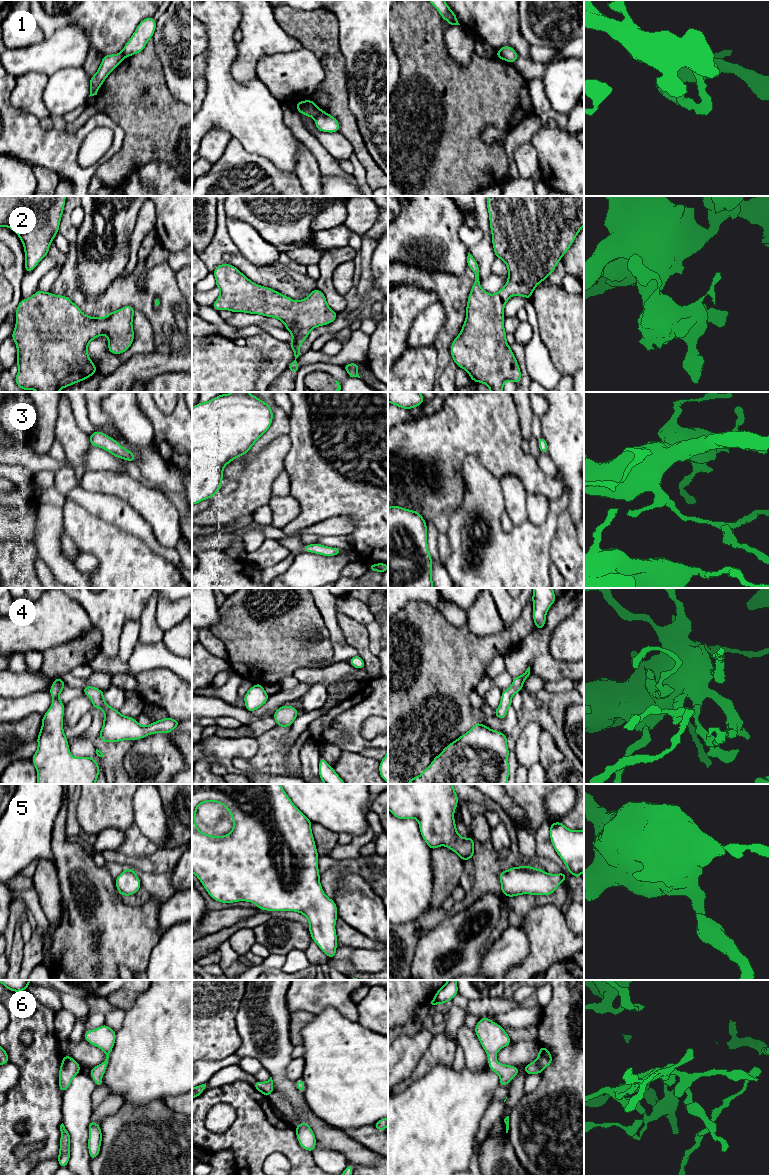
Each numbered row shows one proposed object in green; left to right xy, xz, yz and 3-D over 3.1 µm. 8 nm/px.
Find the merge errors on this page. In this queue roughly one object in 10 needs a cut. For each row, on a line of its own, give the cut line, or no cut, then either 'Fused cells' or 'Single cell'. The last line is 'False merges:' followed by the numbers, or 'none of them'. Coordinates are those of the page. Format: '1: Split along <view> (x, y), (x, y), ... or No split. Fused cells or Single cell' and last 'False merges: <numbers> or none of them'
1: Split along xz (320, 109), (315, 118). Fused cells
2: No split. Single cell
3: No split. Single cell
4: No split. Single cell
5: No split. Single cell
6: No split. Single cell
False merges: 1

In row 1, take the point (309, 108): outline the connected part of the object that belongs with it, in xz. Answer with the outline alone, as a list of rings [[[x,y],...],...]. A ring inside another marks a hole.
[[[302,100],[301,102],[296,102],[296,108],[299,114],[305,114],[308,117],[316,118],[319,115],[320,108],[312,100]]]

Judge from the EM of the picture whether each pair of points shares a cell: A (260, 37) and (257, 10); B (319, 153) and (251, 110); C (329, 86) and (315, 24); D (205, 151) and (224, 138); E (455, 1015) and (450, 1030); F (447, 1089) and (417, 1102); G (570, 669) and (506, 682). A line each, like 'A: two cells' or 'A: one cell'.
A: one cell
B: two cells
C: one cell
D: one cell
E: one cell
F: one cell
G: two cells

